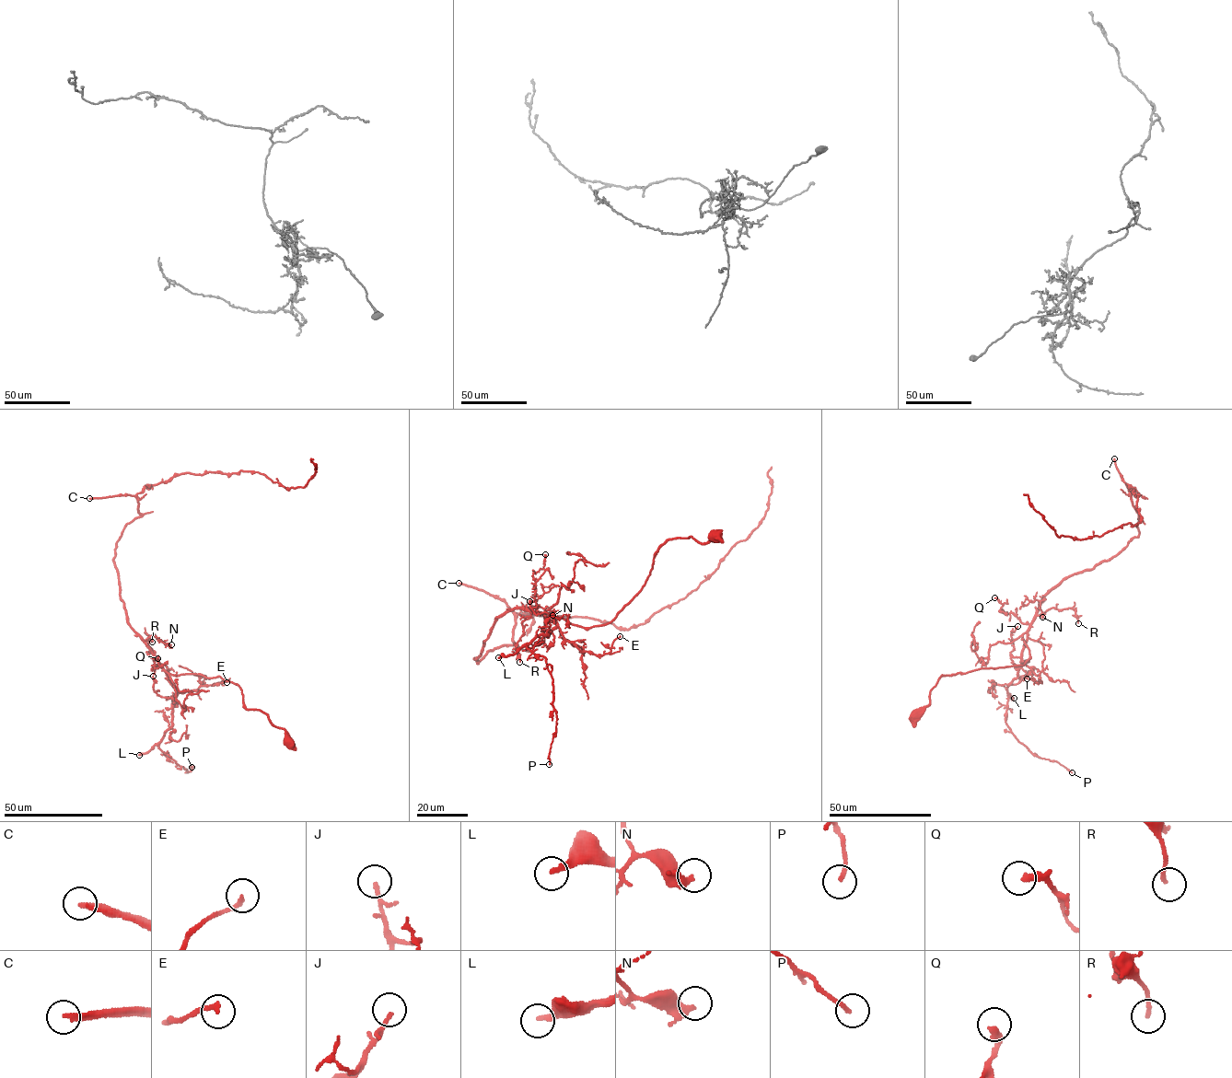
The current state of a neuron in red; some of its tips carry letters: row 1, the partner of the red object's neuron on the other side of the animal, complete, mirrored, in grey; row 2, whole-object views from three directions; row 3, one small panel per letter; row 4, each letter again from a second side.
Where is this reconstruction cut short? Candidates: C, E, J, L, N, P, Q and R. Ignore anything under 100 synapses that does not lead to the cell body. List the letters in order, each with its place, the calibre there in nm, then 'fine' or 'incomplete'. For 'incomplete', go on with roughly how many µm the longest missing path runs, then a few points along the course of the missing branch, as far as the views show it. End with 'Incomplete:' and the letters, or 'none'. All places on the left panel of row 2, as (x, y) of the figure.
C: (89, 498) | 240 nm | incomplete | 190 µm
E: (226, 682) | 180 nm | fine
J: (153, 676) | 120 nm | fine
L: (139, 755) | 220 nm | incomplete | 130 µm
N: (171, 644) | 320 nm | fine
P: (191, 767) | 180 nm | fine
Q: (157, 658) | 320 nm | fine
R: (152, 642) | 160 nm | fine
Incomplete: C, L

